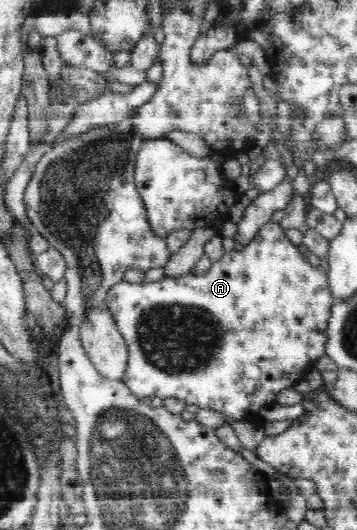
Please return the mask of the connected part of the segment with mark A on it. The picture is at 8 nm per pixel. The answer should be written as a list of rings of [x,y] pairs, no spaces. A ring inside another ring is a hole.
[[[267,222],[260,227],[259,233],[244,247],[237,247],[231,252],[225,252],[222,257],[212,263],[210,269],[203,275],[185,274],[176,278],[164,276],[155,282],[129,283],[125,280],[111,286],[106,295],[106,307],[112,312],[113,319],[125,340],[128,348],[128,363],[122,383],[137,398],[156,396],[165,400],[176,398],[189,405],[197,405],[199,408],[209,411],[221,412],[227,420],[227,424],[234,422],[257,423],[258,412],[266,406],[275,403],[277,395],[285,389],[294,388],[310,373],[311,365],[315,359],[325,355],[327,347],[327,320],[332,313],[334,297],[327,285],[327,279],[323,277],[323,271],[317,266],[309,265],[309,259],[303,259],[299,249],[285,235],[285,230],[275,222]]]

